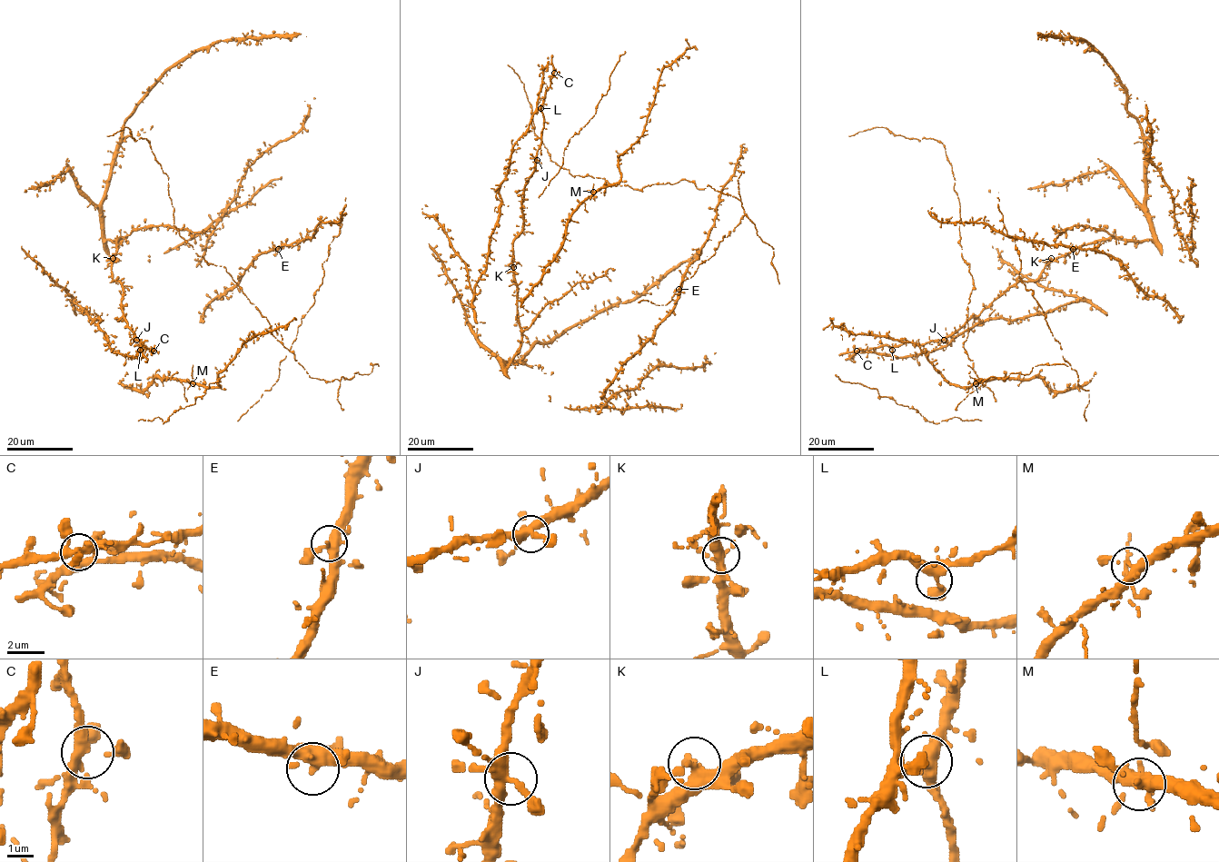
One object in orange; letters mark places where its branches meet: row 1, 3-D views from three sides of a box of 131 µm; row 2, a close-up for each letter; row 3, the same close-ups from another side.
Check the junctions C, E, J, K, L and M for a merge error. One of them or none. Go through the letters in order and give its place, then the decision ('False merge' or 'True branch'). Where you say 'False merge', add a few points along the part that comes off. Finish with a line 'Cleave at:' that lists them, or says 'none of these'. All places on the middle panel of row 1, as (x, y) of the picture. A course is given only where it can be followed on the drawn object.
C: Place: (554, 73). True branch
E: Place: (678, 289). True branch
J: Place: (537, 160). True branch
K: Place: (513, 267). True branch
L: Place: (540, 108). True branch
M: Place: (593, 192). True branch
Cleave at: none of these

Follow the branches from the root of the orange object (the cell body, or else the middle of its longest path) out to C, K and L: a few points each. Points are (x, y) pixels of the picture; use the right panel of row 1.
C: (1083, 245), (1053, 259), (1035, 281), (1011, 285), (977, 315), (943, 339), (857, 351)
K: (1083, 245), (1051, 258)
L: (1083, 245), (1053, 259), (1035, 281), (1011, 285), (977, 315), (943, 339), (925, 343), (905, 341), (892, 350)

